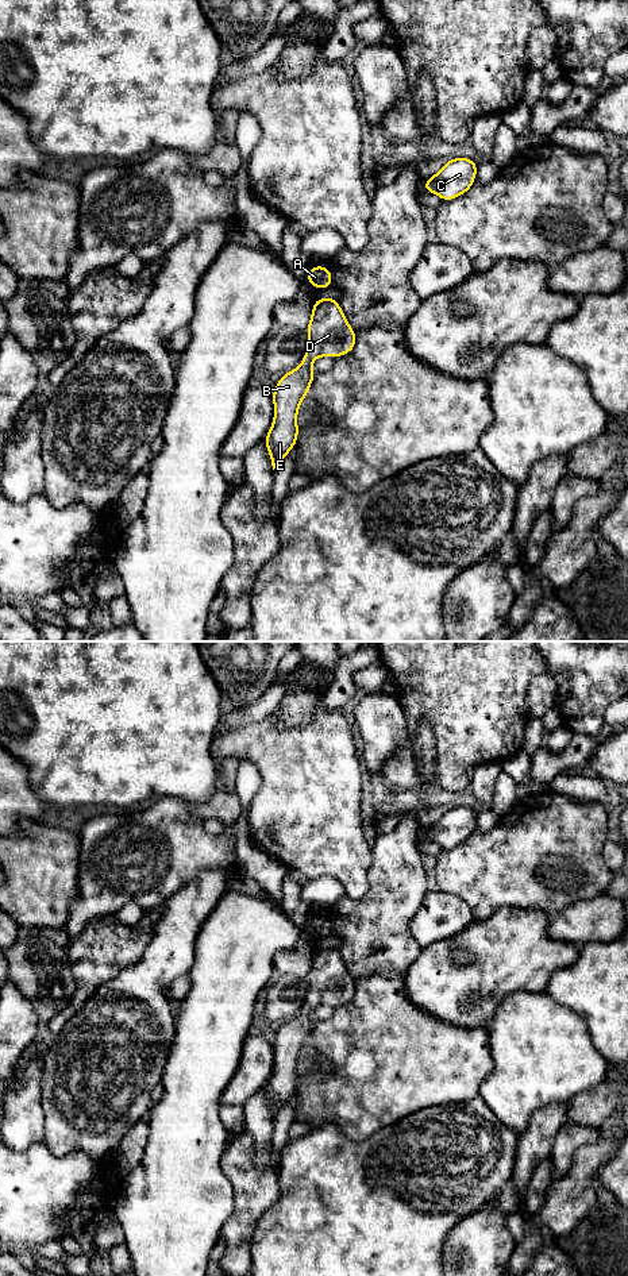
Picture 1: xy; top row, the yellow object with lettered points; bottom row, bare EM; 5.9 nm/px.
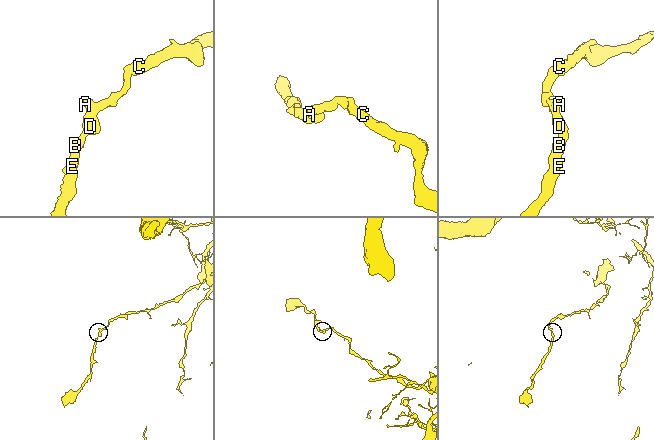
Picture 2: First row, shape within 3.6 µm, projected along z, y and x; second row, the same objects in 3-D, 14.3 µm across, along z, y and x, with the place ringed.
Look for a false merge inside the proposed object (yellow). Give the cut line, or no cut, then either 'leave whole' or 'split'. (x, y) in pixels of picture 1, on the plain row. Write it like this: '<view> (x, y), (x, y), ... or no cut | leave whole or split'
no cut | leave whole

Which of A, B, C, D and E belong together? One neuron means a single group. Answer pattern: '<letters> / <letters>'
A B C D E

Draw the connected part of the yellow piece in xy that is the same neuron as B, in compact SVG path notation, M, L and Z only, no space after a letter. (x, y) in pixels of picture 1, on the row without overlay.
M335 947L315 949L307 979L309 992L301 1013L281 1024L271 1042L274 1068L265 1092L270 1100L273 1118L296 1092L298 1084L297 1060L313 1030L313 1009L317 1005L342 1005L352 999L355 994L355 980Z

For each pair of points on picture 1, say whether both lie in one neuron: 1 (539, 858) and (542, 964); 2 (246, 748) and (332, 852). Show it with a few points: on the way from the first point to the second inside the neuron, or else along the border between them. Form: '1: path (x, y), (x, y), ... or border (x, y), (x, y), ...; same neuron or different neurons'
1: border (509, 906), (540, 910), (548, 917); different neurons
2: path (274, 764), (322, 812), (323, 824); same neuron

